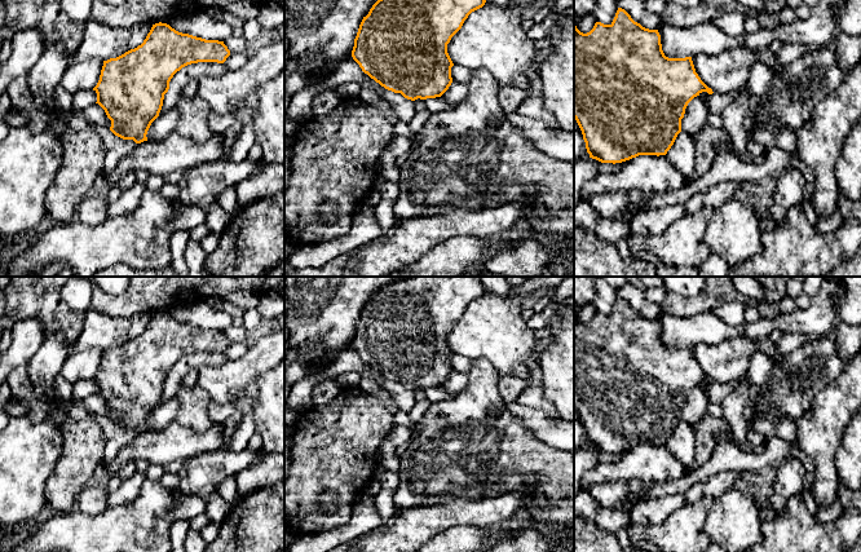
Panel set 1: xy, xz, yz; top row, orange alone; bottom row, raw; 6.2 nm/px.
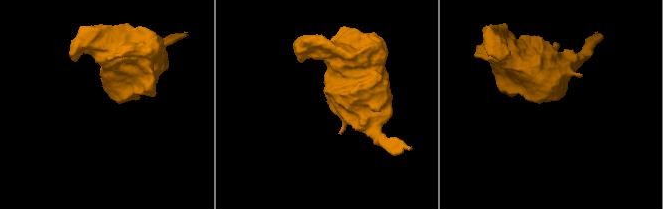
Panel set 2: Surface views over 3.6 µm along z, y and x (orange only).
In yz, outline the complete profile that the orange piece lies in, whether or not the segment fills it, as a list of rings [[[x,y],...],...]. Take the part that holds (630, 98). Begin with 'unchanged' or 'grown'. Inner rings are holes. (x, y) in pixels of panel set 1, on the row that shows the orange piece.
unchanged; [[[618,8],[610,25],[596,22],[587,34],[574,25],[574,119],[590,158],[615,164],[639,155],[666,155],[681,132],[688,103],[702,92],[714,93],[696,72],[692,57],[666,57],[658,30],[643,27],[624,9]]]

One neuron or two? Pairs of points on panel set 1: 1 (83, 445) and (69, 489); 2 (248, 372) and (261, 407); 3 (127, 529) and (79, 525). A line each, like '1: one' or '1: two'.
1: one
2: two
3: one

